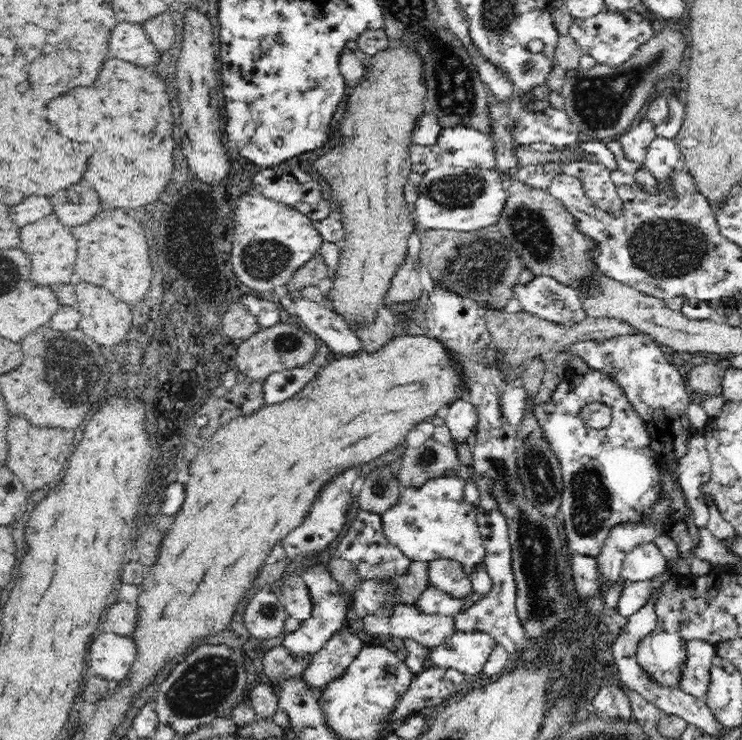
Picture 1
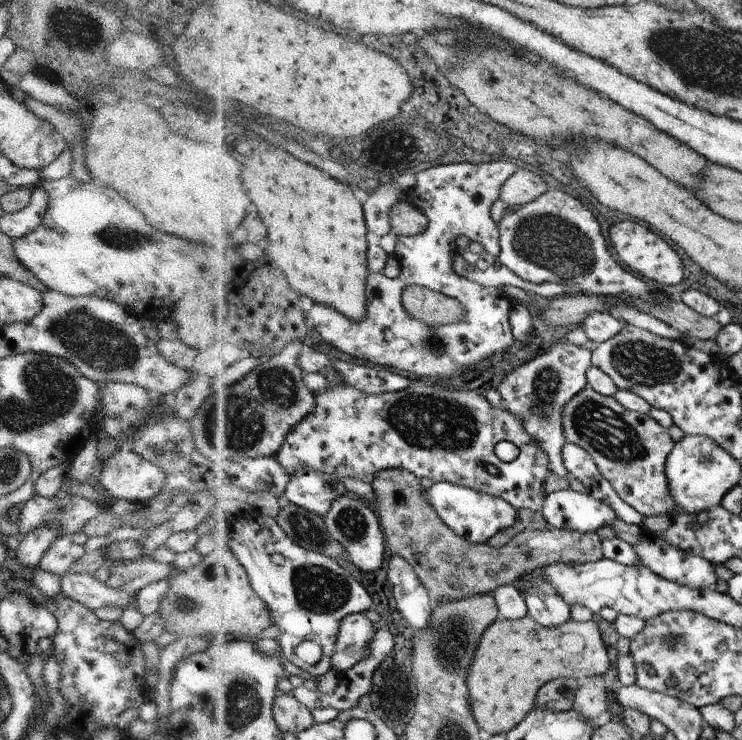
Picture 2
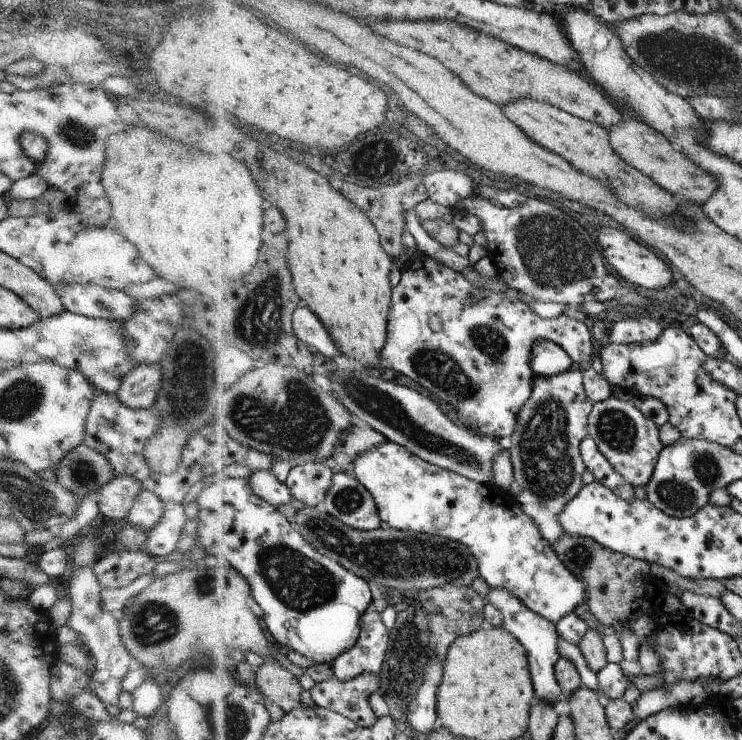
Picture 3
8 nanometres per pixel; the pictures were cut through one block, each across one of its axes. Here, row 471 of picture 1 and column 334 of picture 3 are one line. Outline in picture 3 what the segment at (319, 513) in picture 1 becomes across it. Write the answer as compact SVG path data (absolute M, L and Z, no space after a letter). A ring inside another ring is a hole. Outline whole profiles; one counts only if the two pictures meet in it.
M304 303L295 313L295 332L304 343L312 346L314 350L333 359L341 354L339 346L334 342L322 324L322 320Z

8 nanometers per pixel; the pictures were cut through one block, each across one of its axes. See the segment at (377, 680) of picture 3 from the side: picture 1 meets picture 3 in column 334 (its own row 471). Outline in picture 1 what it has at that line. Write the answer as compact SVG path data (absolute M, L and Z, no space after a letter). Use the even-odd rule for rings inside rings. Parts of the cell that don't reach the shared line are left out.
M699 434L690 436L689 441L687 442L686 453L684 454L684 457L677 462L677 468L677 473L680 475L679 484L686 496L695 524L698 527L706 526L706 524L708 524L708 510L704 500L701 498L701 495L703 494L702 488L706 486L706 483L709 481L711 476L711 463L706 449L706 444Z

